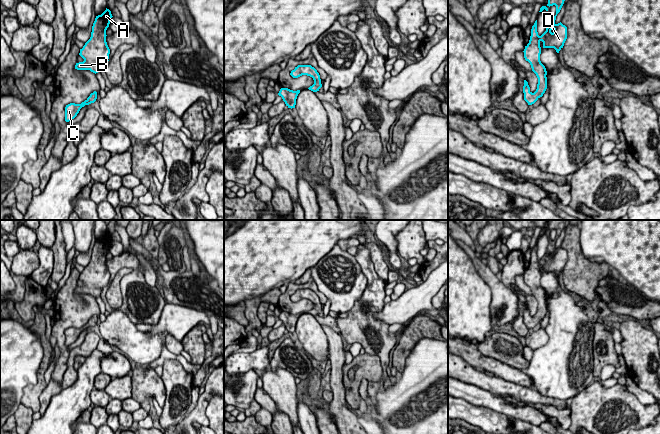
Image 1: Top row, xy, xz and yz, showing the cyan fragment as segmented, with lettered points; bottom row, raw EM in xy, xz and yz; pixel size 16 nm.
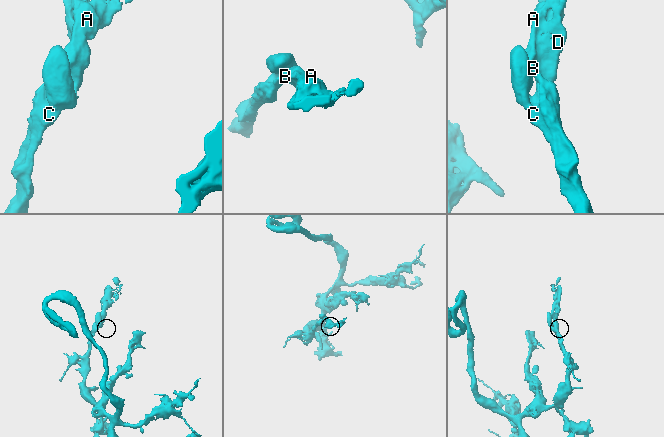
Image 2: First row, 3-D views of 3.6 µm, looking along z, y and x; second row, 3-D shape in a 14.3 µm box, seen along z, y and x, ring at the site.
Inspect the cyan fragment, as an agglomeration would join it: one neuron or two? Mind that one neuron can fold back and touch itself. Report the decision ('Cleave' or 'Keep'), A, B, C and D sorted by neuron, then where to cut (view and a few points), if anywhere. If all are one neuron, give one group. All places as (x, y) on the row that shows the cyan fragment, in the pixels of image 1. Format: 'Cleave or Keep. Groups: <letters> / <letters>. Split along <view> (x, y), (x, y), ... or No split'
Keep. Groups: A B C D. No split

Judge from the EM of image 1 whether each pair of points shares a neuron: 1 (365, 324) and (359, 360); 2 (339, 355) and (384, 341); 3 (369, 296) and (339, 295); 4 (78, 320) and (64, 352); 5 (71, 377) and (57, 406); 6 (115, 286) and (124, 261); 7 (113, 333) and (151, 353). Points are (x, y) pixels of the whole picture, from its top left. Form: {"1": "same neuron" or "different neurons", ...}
{"1": "different neurons", "2": "different neurons", "3": "different neurons", "4": "same neuron", "5": "different neurons", "6": "different neurons", "7": "same neuron"}

